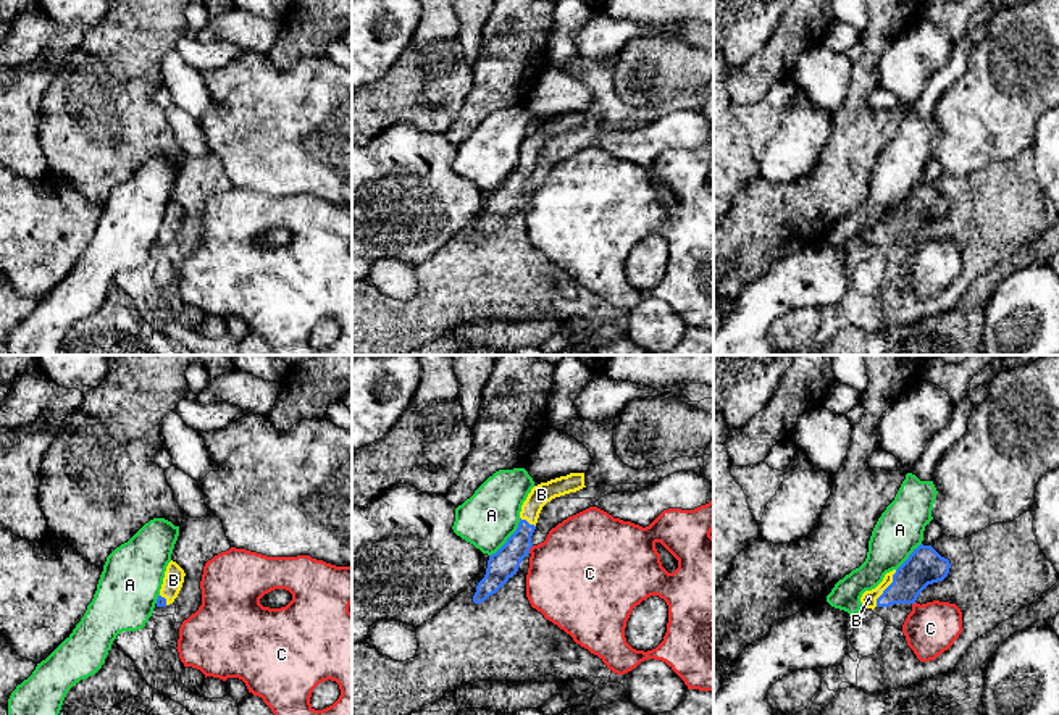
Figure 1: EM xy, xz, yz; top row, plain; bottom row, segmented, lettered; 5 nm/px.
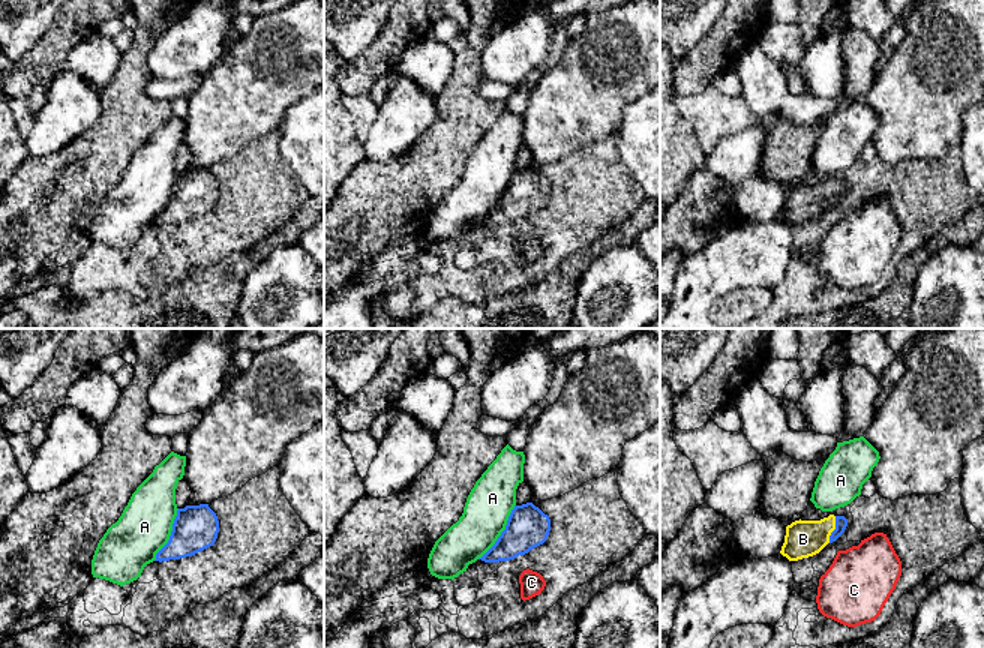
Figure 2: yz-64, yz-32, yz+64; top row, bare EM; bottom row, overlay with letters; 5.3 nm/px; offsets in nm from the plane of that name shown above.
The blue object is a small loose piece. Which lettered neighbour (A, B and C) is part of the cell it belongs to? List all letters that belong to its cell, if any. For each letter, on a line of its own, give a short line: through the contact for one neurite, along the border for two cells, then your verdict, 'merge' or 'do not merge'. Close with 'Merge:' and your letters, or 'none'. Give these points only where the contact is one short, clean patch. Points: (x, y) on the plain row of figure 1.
A: line xz (520, 157), (515, 170), (489, 194); do not merge
B: line yz (924, 205), (903, 225), (887, 226), (877, 236), (869, 236); merge
C: line xz (533, 184), (528, 191); do not merge
Merge: B

